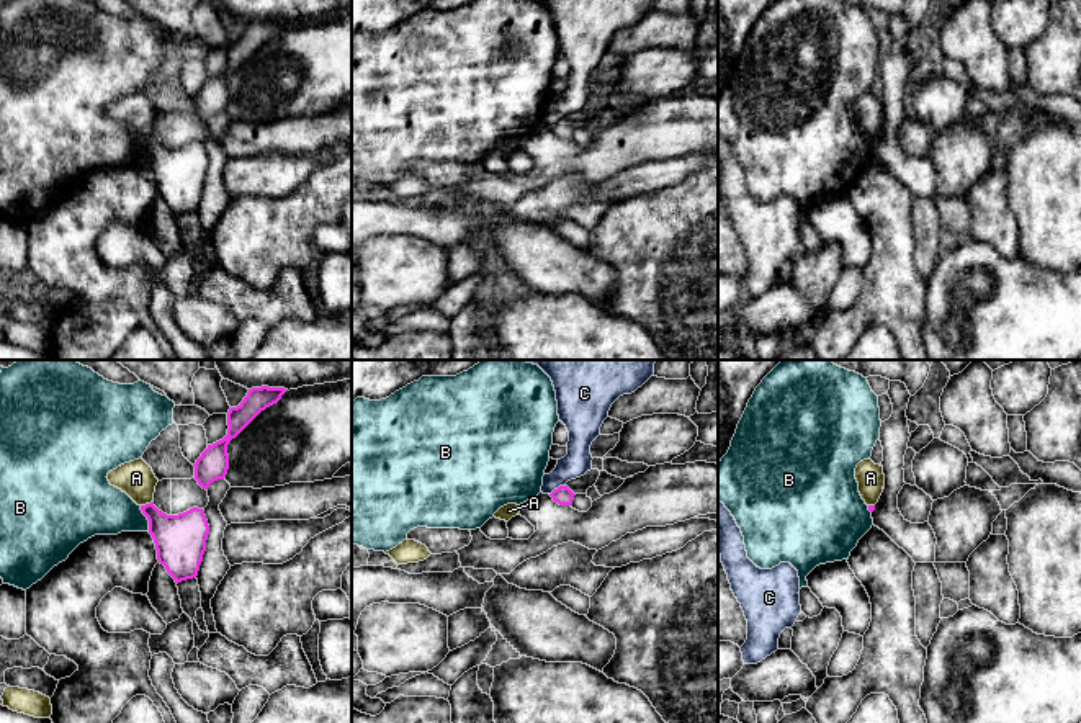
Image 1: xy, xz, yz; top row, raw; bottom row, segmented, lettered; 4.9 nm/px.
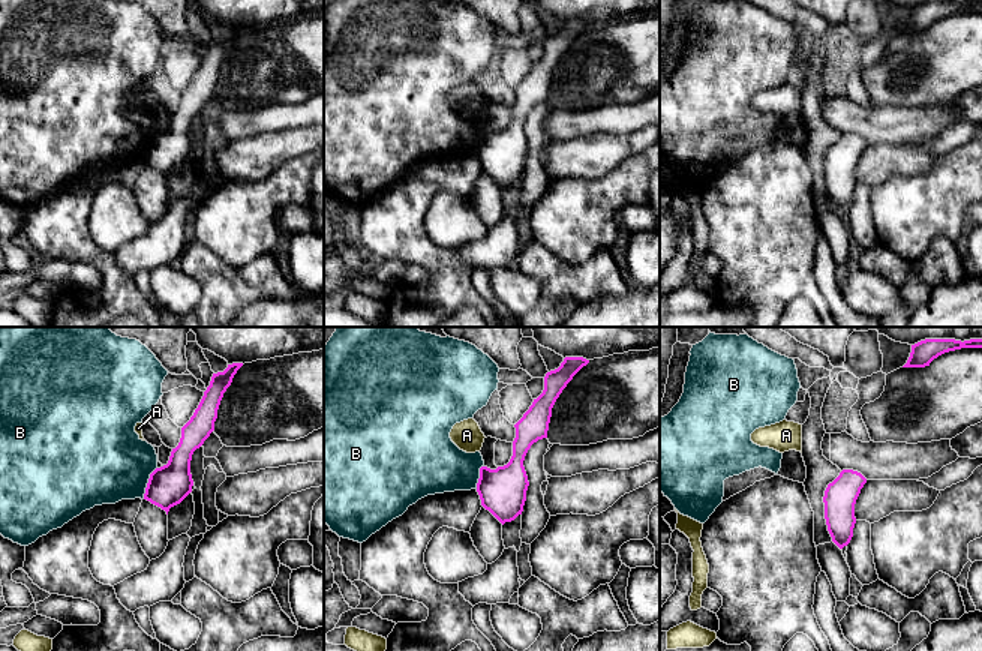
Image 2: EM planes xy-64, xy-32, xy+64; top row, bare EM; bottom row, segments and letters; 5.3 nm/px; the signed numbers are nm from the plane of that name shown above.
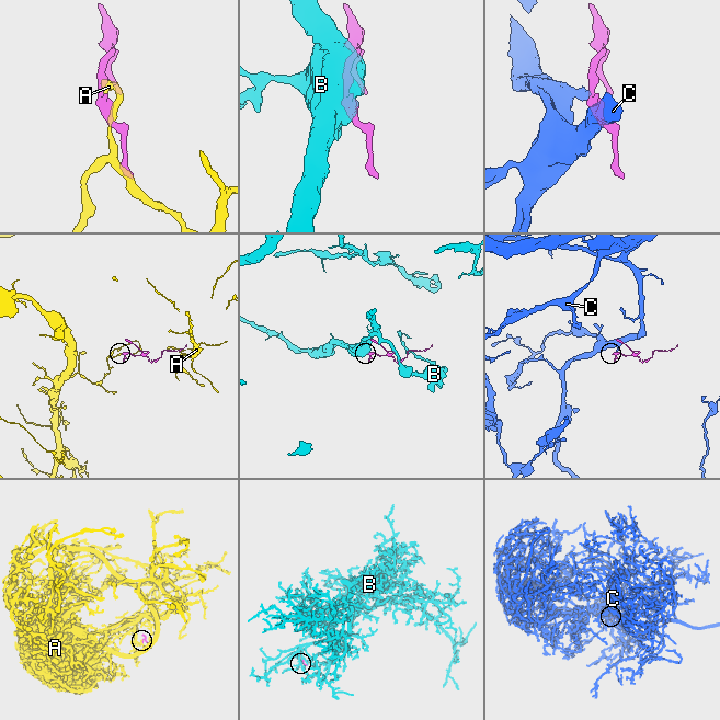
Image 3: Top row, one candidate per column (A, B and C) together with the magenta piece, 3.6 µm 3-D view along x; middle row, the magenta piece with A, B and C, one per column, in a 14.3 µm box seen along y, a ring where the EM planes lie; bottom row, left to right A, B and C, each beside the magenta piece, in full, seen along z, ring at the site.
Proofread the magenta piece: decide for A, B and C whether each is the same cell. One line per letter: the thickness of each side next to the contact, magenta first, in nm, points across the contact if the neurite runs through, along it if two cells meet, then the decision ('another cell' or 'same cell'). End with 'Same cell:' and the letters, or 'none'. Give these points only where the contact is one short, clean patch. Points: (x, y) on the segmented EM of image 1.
A: calibres 260 and 180 nm; border xy (152, 501), (141, 506); another cell
B: calibres 260 and 260 nm; border xy (139, 506), (149, 530); another cell
C: calibres 90 and 140 nm; border xz (565, 484), (560, 484), (550, 494); another cell
Same cell: none

